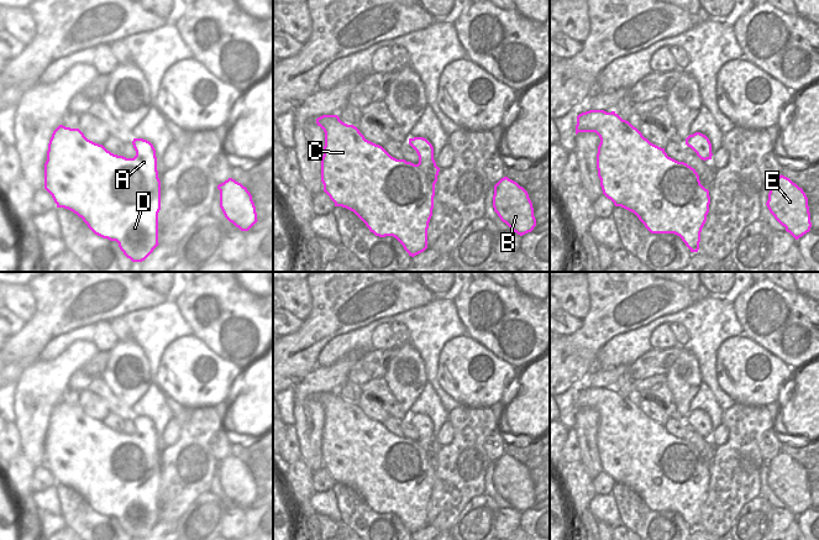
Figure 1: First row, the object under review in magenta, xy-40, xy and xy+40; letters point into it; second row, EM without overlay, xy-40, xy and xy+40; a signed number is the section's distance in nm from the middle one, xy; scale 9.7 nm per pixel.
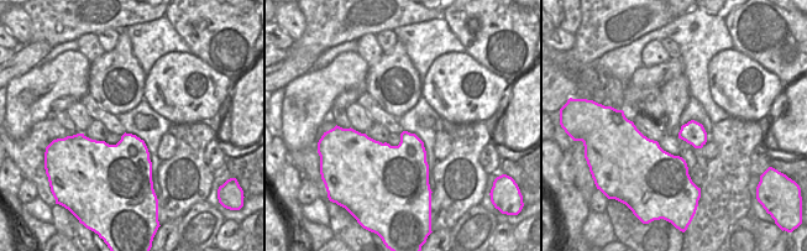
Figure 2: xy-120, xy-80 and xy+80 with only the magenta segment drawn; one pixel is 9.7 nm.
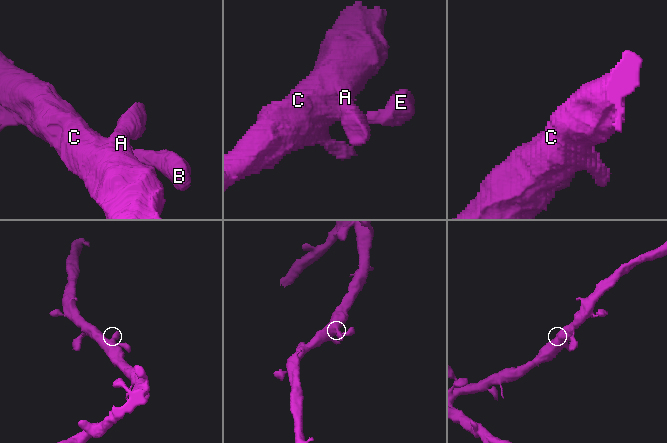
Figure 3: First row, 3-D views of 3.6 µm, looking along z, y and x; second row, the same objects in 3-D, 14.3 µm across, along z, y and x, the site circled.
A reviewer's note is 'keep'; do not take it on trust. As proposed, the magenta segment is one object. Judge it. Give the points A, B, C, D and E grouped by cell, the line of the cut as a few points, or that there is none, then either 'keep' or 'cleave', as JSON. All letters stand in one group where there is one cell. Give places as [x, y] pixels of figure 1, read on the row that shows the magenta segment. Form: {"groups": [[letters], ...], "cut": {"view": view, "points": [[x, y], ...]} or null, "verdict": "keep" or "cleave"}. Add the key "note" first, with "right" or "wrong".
{"note": "right", "groups": [["A", "B", "C", "D", "E"]], "cut": null, "verdict": "keep"}

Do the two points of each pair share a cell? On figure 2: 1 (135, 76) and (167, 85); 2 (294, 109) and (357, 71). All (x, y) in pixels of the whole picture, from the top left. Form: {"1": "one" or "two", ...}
{"1": "two", "2": "one"}

